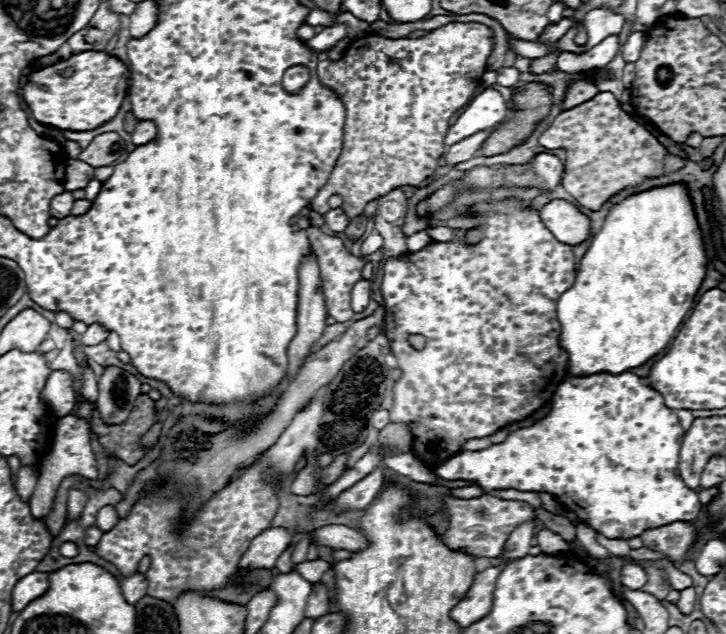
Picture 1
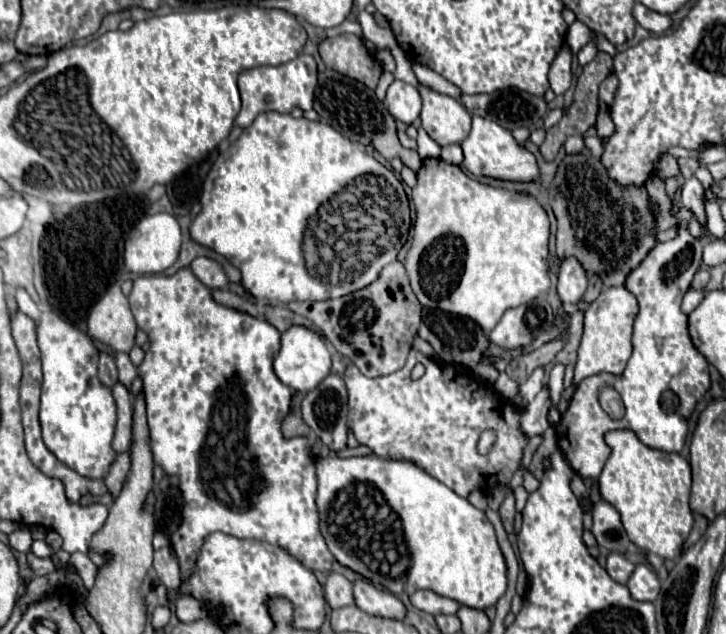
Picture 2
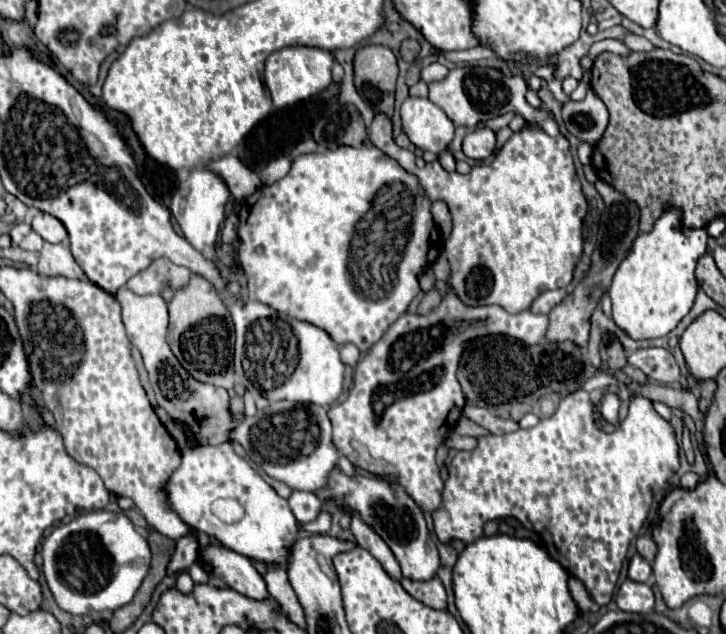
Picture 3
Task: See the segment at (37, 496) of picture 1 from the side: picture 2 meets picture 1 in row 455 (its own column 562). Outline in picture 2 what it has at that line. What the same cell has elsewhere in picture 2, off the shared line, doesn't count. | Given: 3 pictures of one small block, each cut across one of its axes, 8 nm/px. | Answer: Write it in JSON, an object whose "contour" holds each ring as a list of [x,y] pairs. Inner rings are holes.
{"contour":[[[564,46],[556,60],[550,66],[548,72],[548,80],[550,80],[550,88],[554,90],[554,94],[564,94],[570,88],[572,82],[572,70],[570,70],[570,62],[572,62],[572,52],[568,46]]]}

